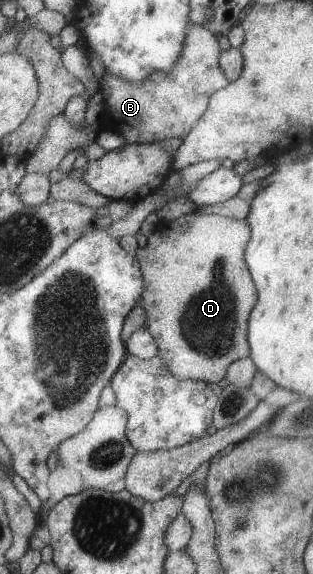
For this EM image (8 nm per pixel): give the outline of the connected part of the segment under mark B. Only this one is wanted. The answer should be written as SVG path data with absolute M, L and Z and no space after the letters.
M191 24L184 52L174 68L167 73L152 73L145 85L139 82L130 84L105 71L100 91L103 110L97 119L100 131L119 132L129 144L185 139L208 111L213 95L231 83L220 64L219 36L208 27Z

